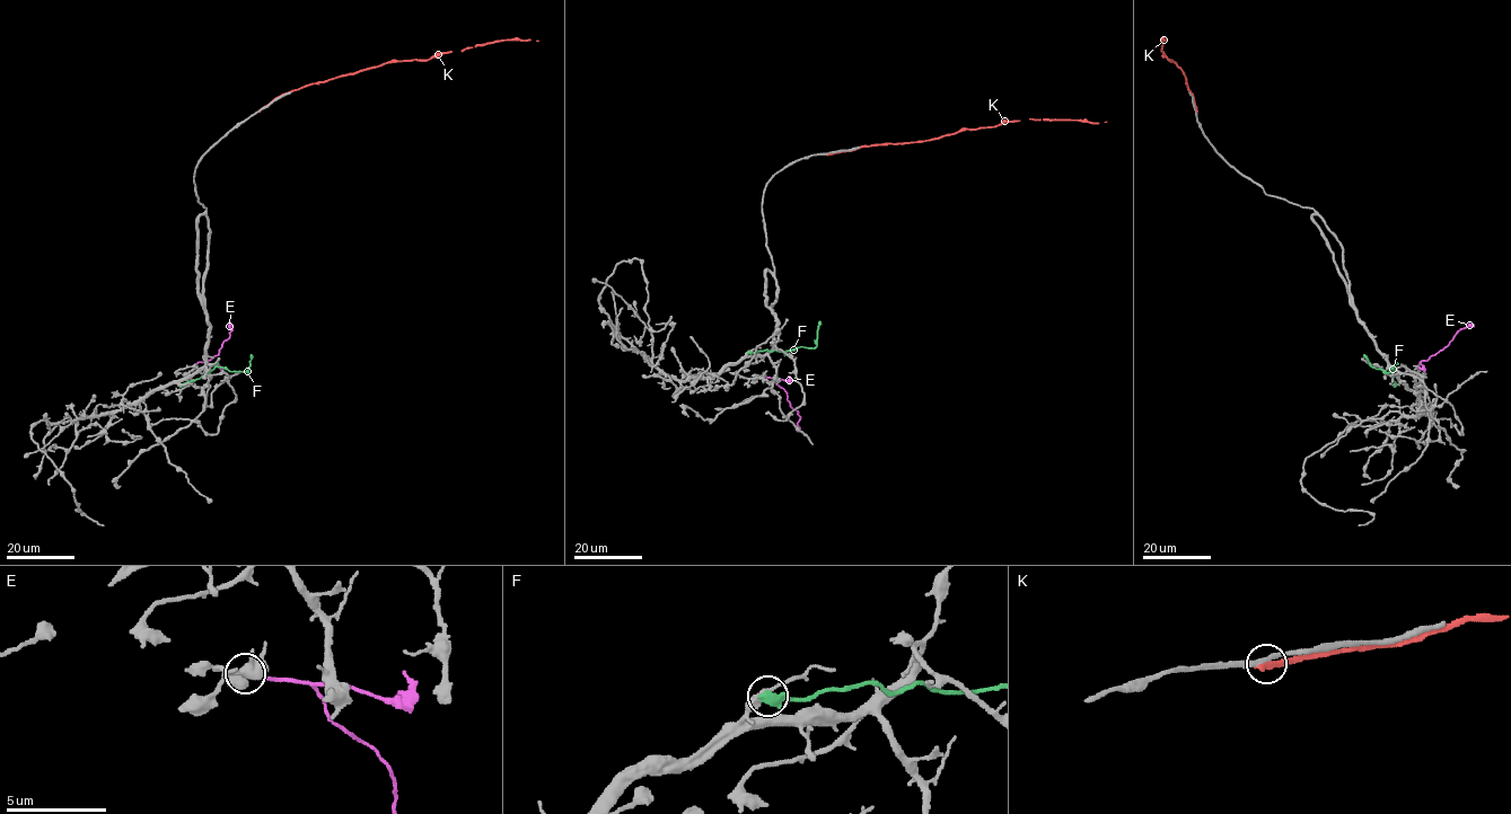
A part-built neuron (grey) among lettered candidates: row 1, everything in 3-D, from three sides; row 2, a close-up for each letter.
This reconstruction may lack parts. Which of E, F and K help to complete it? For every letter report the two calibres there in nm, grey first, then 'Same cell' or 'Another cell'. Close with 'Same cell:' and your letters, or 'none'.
E: Thickness 400 nm (grey) against 170 nm. Another cell
F: Thickness 360 nm (grey) against 600 nm. Another cell
K: Thickness 200 nm (grey) against 340 nm. Another cell
Same cell: none

